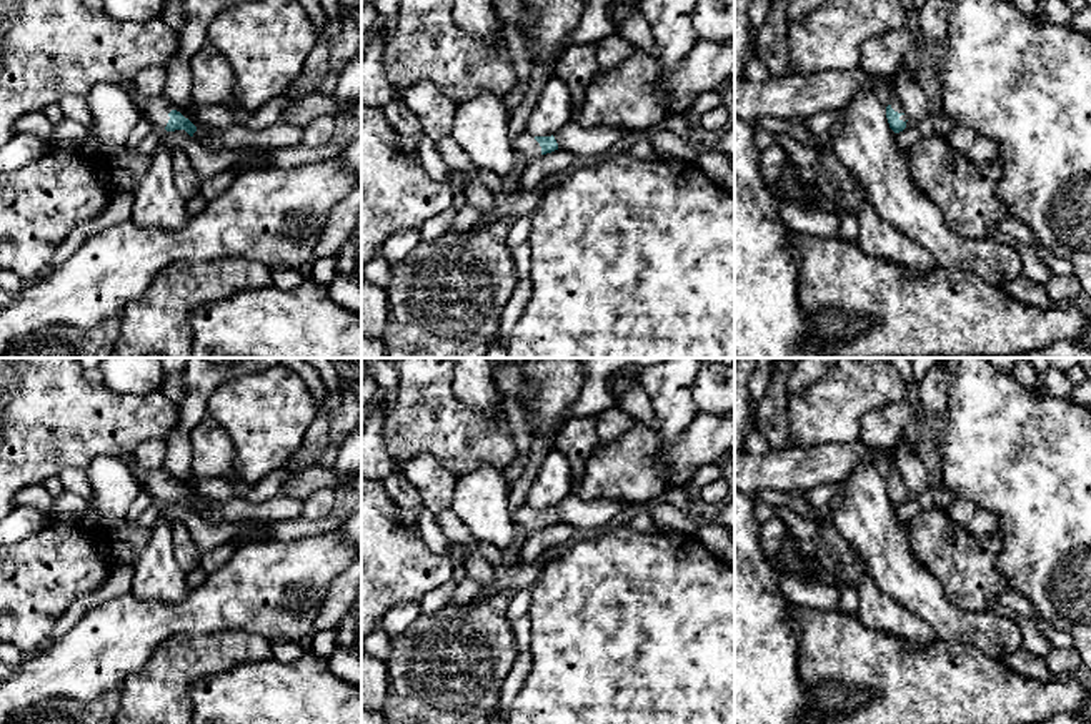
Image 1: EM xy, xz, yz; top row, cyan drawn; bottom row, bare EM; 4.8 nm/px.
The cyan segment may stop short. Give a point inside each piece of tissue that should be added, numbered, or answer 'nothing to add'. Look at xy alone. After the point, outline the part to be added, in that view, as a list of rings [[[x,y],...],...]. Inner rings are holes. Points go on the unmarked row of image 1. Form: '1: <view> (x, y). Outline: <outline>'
1: xy (155, 483). Outline: [[[133,453],[122,454],[120,459],[143,491],[147,491],[152,498],[163,501],[167,499],[170,493],[168,486],[173,483],[173,479],[163,468],[147,471],[135,461]]]

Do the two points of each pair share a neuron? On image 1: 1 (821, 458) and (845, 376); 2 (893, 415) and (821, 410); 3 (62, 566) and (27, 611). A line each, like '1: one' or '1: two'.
1: two
2: two
3: one

